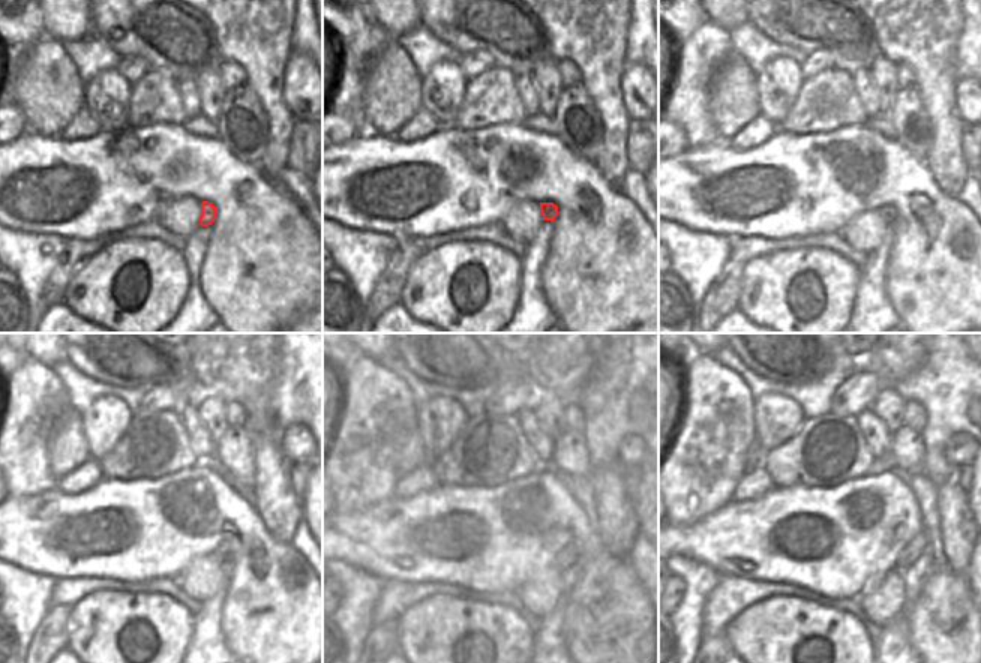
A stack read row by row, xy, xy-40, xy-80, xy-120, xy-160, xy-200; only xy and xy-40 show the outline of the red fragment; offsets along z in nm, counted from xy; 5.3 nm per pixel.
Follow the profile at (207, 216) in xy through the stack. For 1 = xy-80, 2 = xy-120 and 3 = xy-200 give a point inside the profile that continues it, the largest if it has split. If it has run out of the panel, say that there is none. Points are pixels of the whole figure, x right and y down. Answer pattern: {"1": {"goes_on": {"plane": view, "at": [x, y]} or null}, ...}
{"1": {"goes_on": {"plane": "xy-80", "at": [888, 213]}}, "2": {"goes_on": {"plane": "xy-120", "at": [225, 558]}}, "3": {"goes_on": {"plane": "xy-200", "at": [924, 491]}}}

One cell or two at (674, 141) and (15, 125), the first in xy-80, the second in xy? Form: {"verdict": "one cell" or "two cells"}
{"verdict": "one cell"}

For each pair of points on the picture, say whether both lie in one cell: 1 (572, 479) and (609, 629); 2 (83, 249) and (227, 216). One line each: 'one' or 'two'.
1: two
2: two

